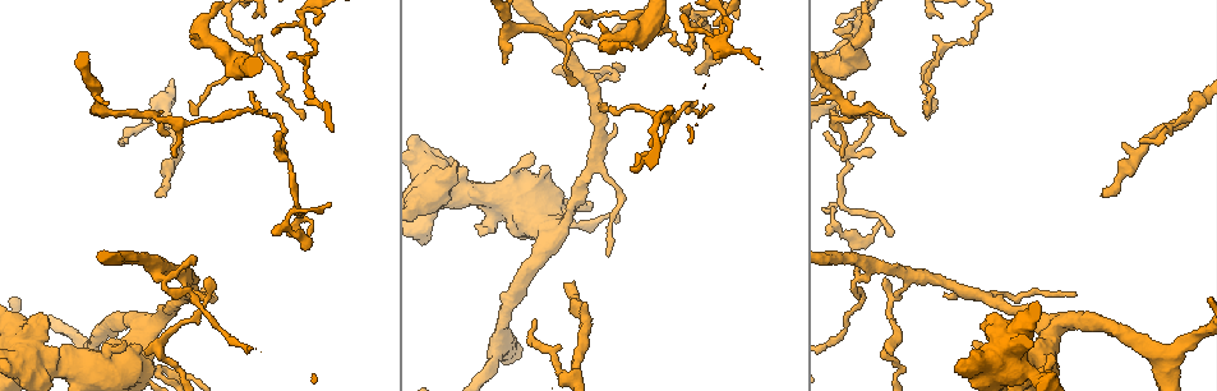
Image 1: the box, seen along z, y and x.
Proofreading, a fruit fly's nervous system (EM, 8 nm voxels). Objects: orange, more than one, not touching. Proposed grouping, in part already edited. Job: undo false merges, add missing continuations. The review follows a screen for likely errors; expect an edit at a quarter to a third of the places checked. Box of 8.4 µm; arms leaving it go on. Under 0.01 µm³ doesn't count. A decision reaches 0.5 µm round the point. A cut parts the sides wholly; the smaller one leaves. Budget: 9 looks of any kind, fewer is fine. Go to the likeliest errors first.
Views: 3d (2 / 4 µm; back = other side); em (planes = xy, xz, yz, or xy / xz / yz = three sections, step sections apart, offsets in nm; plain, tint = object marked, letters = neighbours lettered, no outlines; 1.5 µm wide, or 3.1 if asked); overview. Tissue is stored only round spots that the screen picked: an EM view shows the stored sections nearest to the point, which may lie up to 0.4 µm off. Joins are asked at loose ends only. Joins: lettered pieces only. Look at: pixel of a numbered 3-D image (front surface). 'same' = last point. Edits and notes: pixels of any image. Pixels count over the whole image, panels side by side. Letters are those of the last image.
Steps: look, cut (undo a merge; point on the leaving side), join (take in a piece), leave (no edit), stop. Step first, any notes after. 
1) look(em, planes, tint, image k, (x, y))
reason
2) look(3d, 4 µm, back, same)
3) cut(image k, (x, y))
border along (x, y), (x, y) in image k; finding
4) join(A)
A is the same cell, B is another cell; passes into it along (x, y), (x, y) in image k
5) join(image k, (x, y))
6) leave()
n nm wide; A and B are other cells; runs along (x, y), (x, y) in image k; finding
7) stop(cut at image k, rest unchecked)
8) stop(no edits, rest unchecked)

look(em, xy, step 8, tint, image 1, (563, 284))
end of a long branch

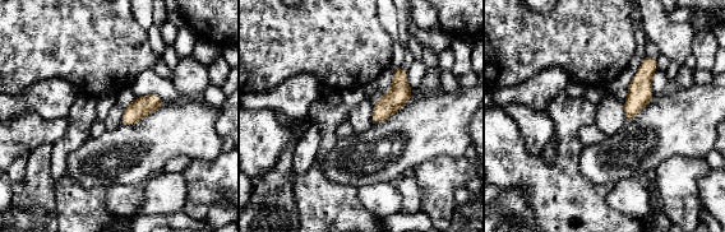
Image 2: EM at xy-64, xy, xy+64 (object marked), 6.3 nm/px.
look(em, xz, step 4, tint, same)
cut it another way

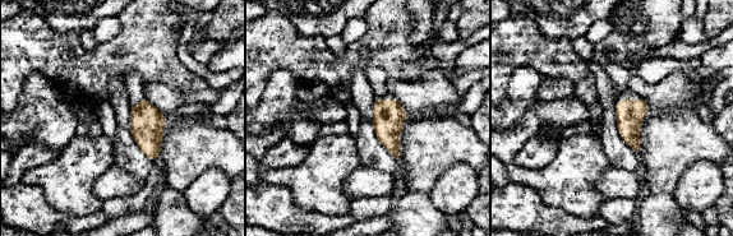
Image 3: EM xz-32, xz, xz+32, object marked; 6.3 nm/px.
look(em, xz, step 4, letters, same)

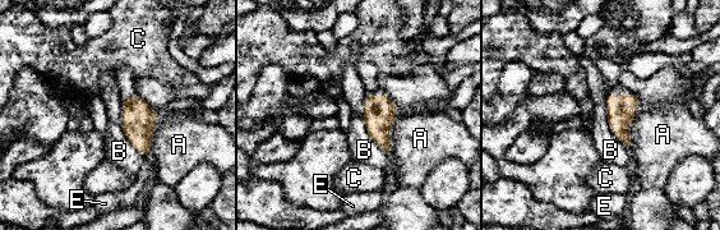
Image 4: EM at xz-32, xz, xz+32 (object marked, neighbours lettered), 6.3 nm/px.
leave()
170 nm wide; A, B, C and E are other cells; border along (604, 106), (610, 132), (627, 150) in image 4; no lettered piece goes on from it

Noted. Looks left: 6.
look(em, yz, step 4, letters, image 1, (661, 122))
an open end

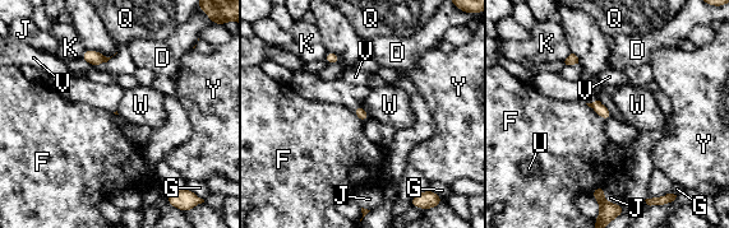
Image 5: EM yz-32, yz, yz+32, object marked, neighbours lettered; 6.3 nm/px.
leave()
D, F, G, J, K, Q, U, V, W and Y are other cells; border along (363, 107), (370, 117) in image 5; no lettered piece goes on from it

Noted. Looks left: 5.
look(3d, 4 µm, image 1, (888, 303))
sharp bend

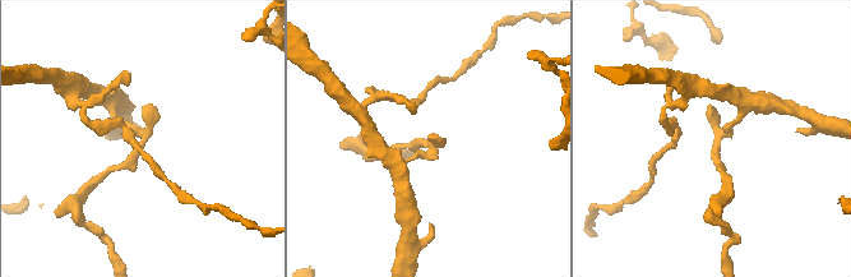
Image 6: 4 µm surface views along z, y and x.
look(em, planes, letters, image 6, (717, 142))
shape alone is not enough

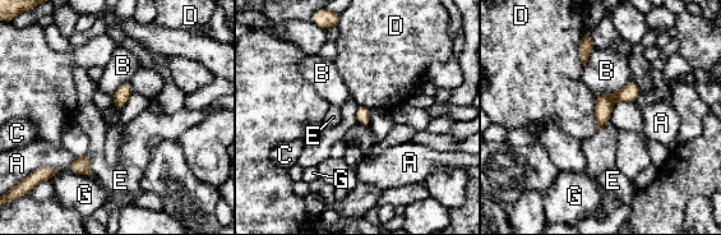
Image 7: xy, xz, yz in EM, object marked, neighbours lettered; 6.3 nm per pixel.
cut(image 7, (605, 101))
A, B, C, D, E and G are other cells; border along (615, 93), (618, 98) in image 7; two neurons meet here

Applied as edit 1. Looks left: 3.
look(overview)
see it whole again

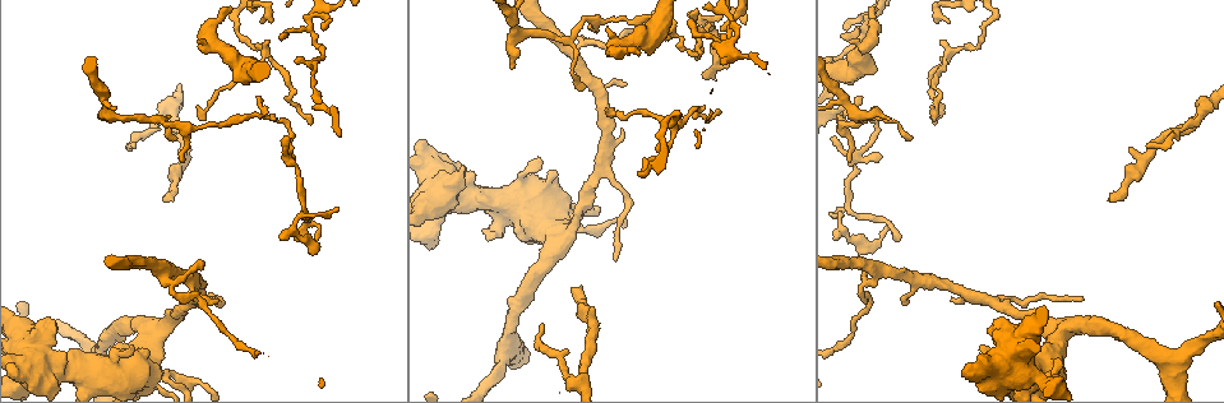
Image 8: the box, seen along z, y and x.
look(em, xz, step 8, letters, image 8, (708, 75))

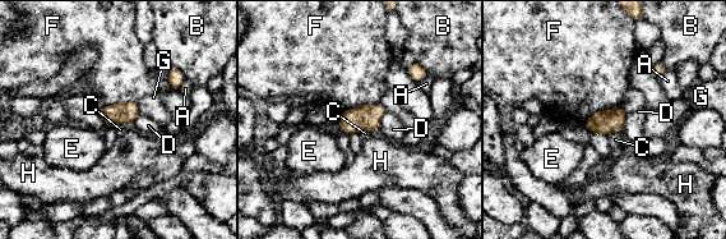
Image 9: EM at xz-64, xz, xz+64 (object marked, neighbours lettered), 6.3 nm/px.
leave()
130 nm wide; A, B, C, D, E, F, G and H are other cells; border along (622, 132), (611, 132), (607, 136) in image 9; no lettered piece goes on from it

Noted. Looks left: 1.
stop(cut at image 7, rest unchecked)

